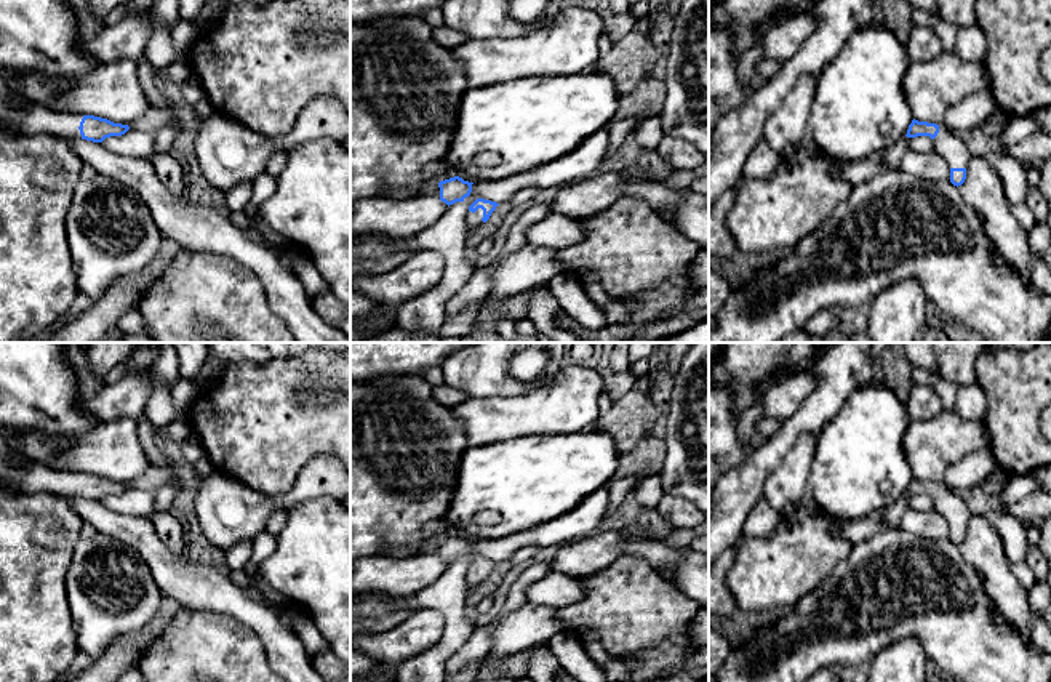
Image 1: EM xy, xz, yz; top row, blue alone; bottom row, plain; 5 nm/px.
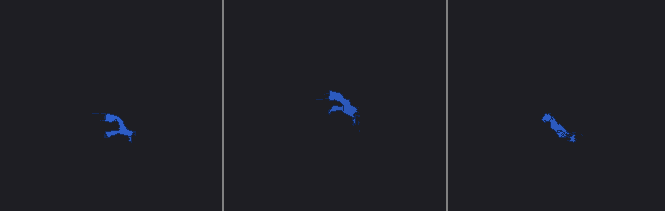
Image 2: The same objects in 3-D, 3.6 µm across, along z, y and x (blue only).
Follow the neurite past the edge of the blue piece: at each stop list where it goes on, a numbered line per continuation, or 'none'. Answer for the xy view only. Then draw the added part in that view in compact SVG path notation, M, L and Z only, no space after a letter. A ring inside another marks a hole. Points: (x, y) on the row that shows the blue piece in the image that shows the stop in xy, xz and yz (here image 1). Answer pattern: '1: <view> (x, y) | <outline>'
1: xy (35, 119) | M0 77L0 120L8 122L24 134L53 134L59 138L82 138L80 122L83 114L56 110L42 104L16 109L10 102L10 86Z

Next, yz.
1: yz (951, 148) | M939 125L939 133L933 139L934 152L939 154L950 168L968 168L973 158L965 141L949 131L944 125Z

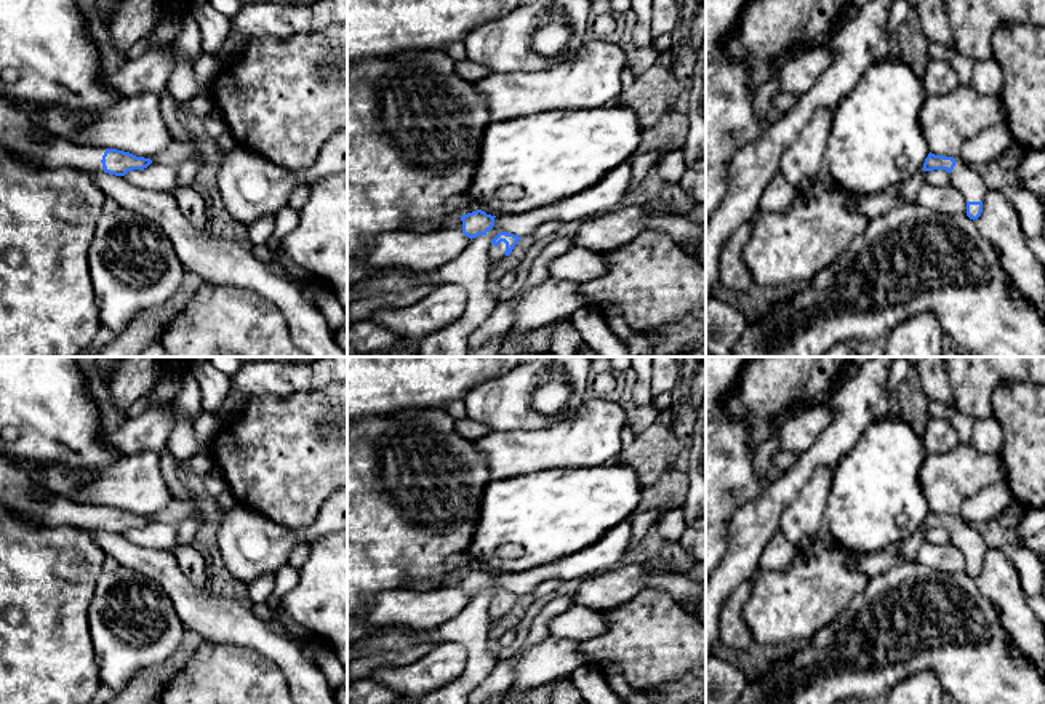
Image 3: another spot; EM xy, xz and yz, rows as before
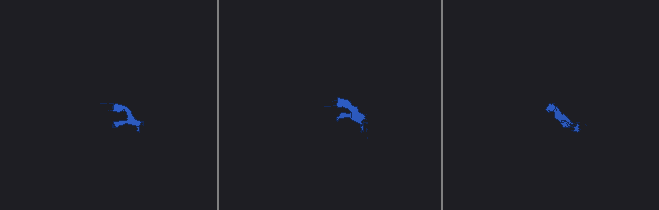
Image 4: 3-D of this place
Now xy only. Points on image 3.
1: xy (15, 125) | M0 94L0 146L30 155L46 168L104 171L106 147L78 144L64 138L38 142L32 136L32 120L11 98Z

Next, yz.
1: yz (967, 181) | M955 158L955 166L949 173L951 186L955 187L967 202L984 202L989 192L981 174L965 165L960 158Z

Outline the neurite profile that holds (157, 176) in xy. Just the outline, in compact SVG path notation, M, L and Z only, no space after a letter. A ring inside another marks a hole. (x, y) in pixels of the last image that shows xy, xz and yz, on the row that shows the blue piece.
M152 162L144 170L128 171L125 181L136 187L174 192L178 189L178 173L174 166Z

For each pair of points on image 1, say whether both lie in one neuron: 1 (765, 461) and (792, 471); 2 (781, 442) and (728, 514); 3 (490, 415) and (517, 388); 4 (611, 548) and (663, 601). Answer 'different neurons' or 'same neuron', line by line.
1: different neurons
2: same neuron
3: different neurons
4: different neurons

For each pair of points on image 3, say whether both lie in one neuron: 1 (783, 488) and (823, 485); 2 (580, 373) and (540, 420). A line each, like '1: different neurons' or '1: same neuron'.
1: different neurons
2: same neuron

